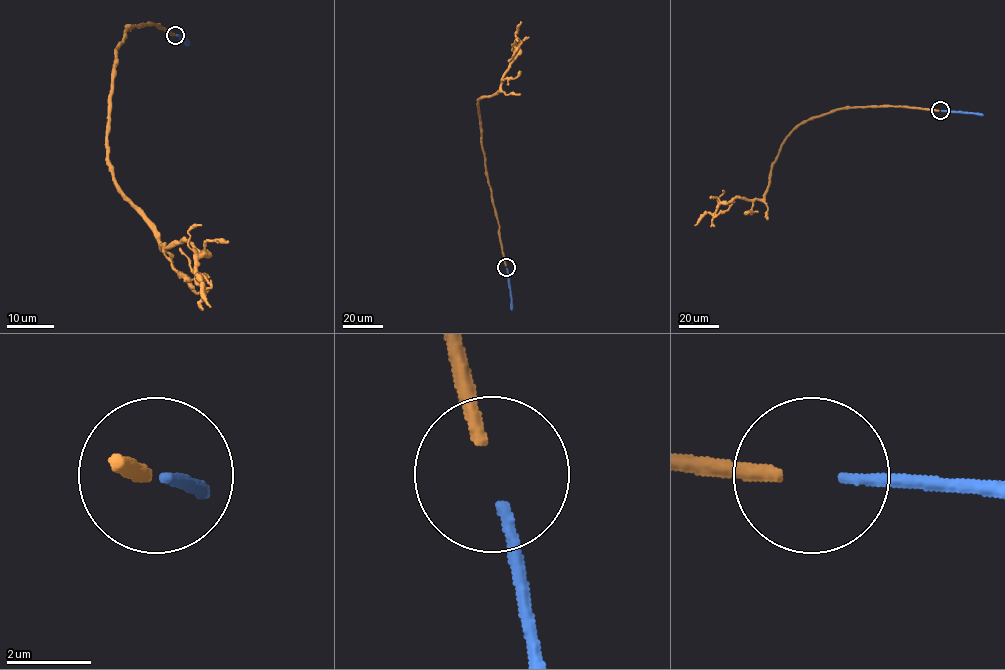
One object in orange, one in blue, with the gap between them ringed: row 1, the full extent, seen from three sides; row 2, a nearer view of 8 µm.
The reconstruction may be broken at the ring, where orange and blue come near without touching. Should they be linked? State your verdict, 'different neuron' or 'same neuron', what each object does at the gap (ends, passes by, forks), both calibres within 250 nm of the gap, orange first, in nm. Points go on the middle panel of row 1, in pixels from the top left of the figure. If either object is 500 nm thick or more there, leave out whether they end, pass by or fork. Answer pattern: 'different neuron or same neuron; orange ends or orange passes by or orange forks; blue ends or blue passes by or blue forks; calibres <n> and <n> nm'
same neuron; orange ends; blue ends; calibres 320 and 280 nm

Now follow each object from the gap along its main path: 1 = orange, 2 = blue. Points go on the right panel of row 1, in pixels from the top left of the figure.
1: (939, 111), (846, 107), (804, 121), (782, 145), (764, 198), (734, 198), (721, 203), (714, 217), (734, 200)
2: (941, 111), (983, 115)

